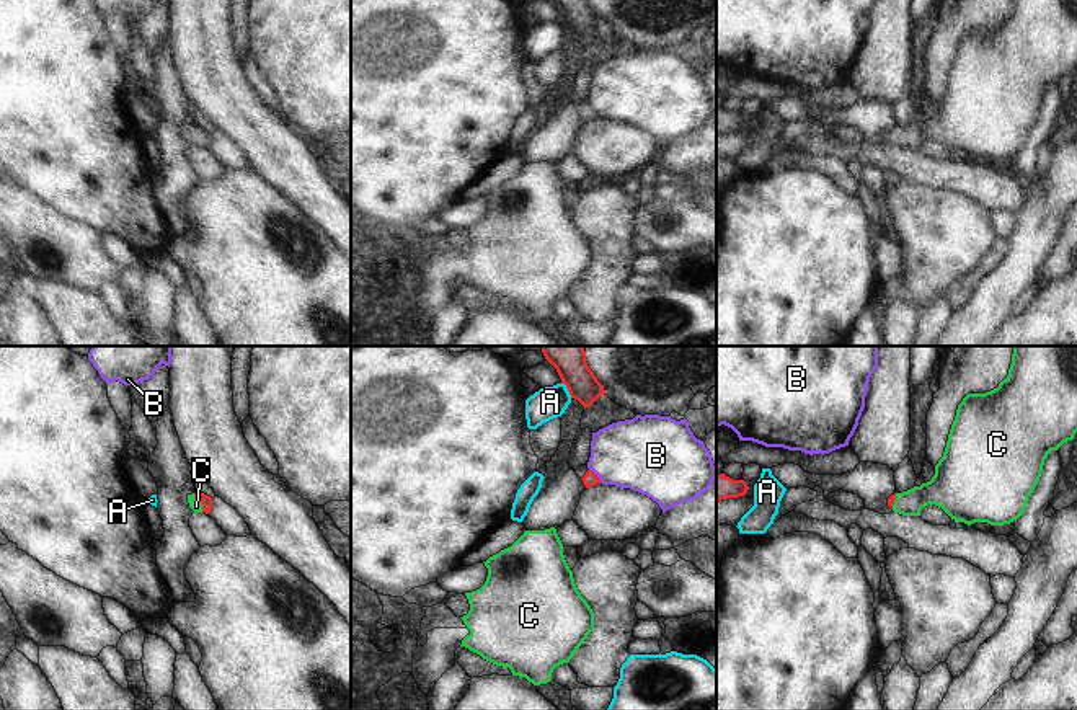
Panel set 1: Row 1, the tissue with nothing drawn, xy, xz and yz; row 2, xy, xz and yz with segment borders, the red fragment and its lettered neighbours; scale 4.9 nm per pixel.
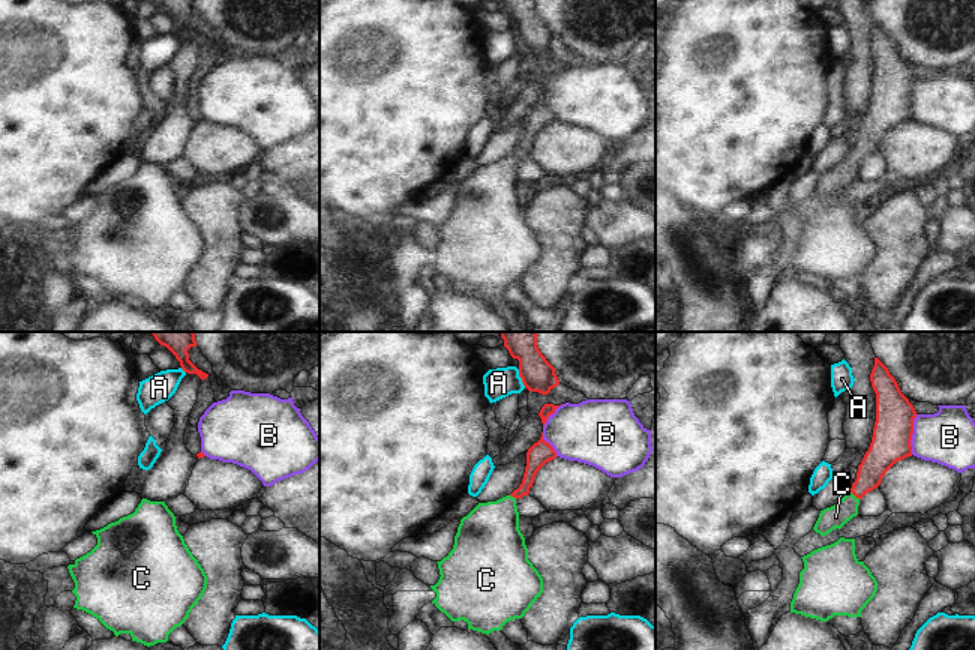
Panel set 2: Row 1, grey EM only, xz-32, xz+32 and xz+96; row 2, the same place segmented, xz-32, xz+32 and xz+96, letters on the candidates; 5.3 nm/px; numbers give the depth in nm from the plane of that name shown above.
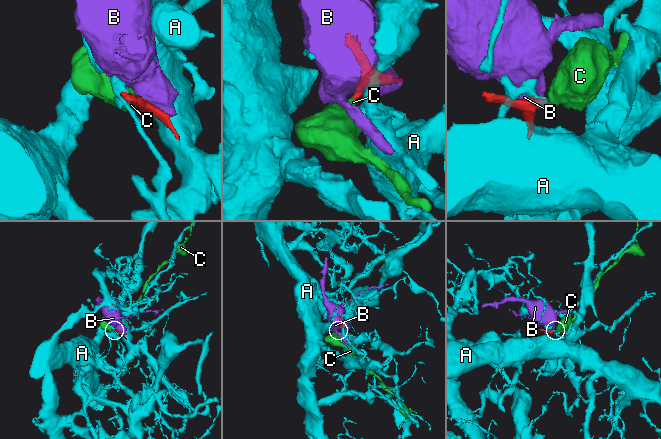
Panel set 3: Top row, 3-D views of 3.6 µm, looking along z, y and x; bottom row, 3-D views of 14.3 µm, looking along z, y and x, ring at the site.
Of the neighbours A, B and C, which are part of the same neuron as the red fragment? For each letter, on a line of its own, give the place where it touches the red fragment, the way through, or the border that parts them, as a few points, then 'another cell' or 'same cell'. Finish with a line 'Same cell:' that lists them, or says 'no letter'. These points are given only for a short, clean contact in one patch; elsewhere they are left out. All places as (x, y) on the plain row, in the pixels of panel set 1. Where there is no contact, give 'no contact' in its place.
A: contact xz (568, 25); border xz (562, 17), (571, 31); another cell
B: contact xz (596, 110); another cell
C: contact xy (199, 136); way xy (204, 134), (199, 136), (196, 141); same cell
Same cell: C

